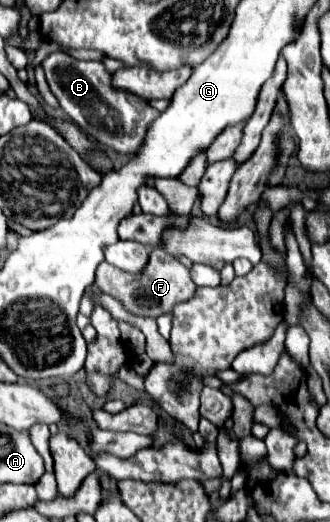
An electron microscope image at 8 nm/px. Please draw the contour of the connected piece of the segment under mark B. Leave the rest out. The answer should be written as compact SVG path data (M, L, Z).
M57 50L51 52L41 68L45 78L57 96L63 112L93 140L105 148L113 148L119 154L137 154L143 146L145 130L159 116L159 112L137 94L115 90L111 86L111 74L105 70L103 62L83 62Z

